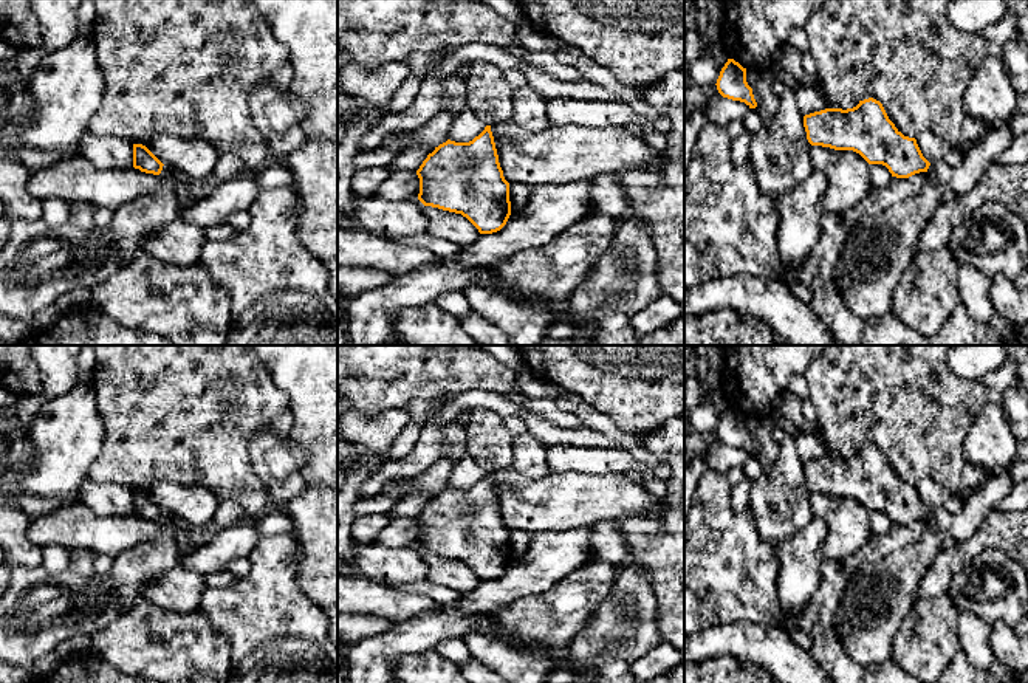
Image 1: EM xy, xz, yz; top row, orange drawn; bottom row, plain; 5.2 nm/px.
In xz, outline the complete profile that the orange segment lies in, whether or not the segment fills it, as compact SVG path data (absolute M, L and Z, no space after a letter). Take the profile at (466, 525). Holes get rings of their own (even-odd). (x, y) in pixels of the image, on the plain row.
M491 472L469 489L447 486L416 517L424 553L461 561L480 581L500 578L509 562L509 530L503 523Z

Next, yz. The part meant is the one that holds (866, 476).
M873 444L859 448L853 455L825 455L804 463L807 486L811 493L853 497L869 511L882 511L892 523L909 525L927 519L930 510L923 503L917 486L904 483L889 466L882 451Z

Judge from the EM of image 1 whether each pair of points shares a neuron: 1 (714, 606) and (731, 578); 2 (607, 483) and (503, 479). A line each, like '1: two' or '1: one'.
1: one
2: one

